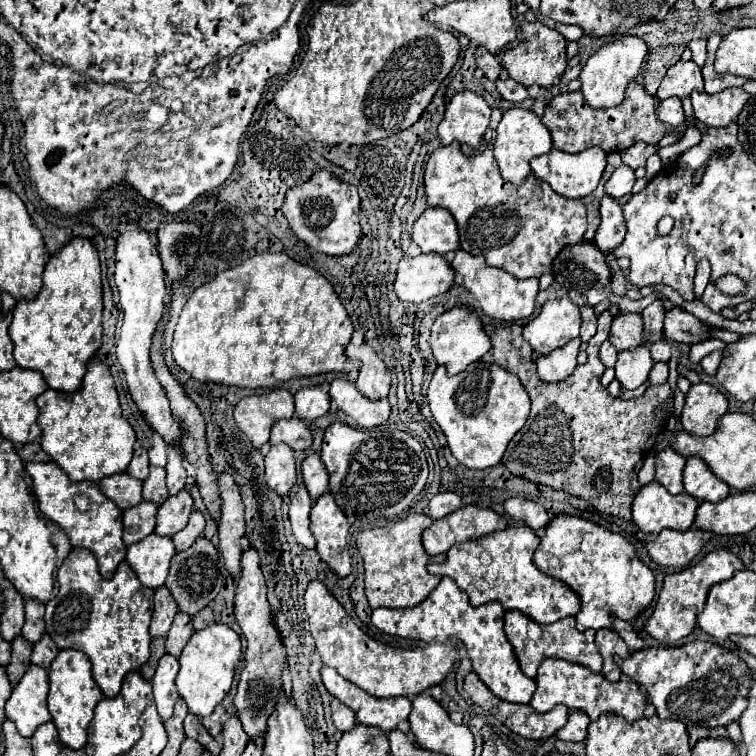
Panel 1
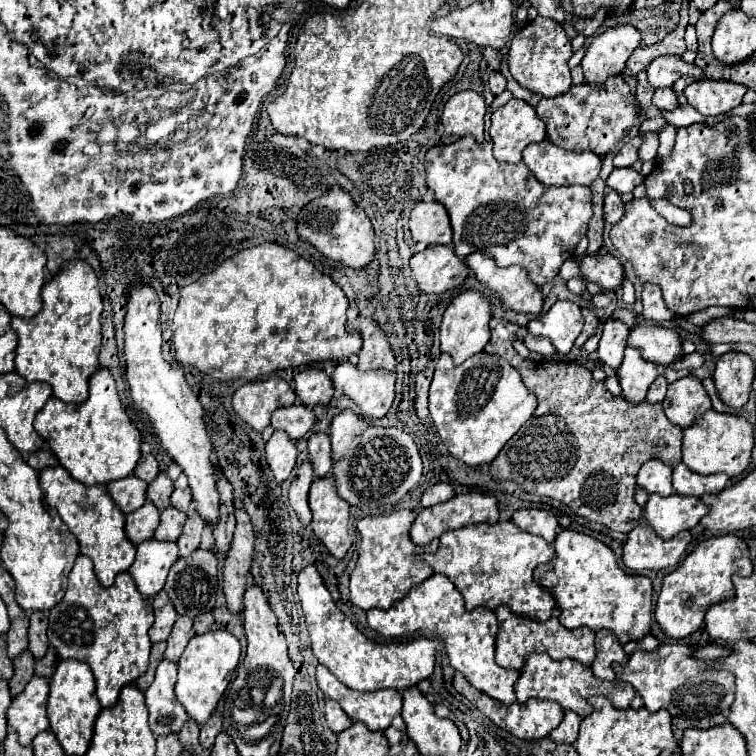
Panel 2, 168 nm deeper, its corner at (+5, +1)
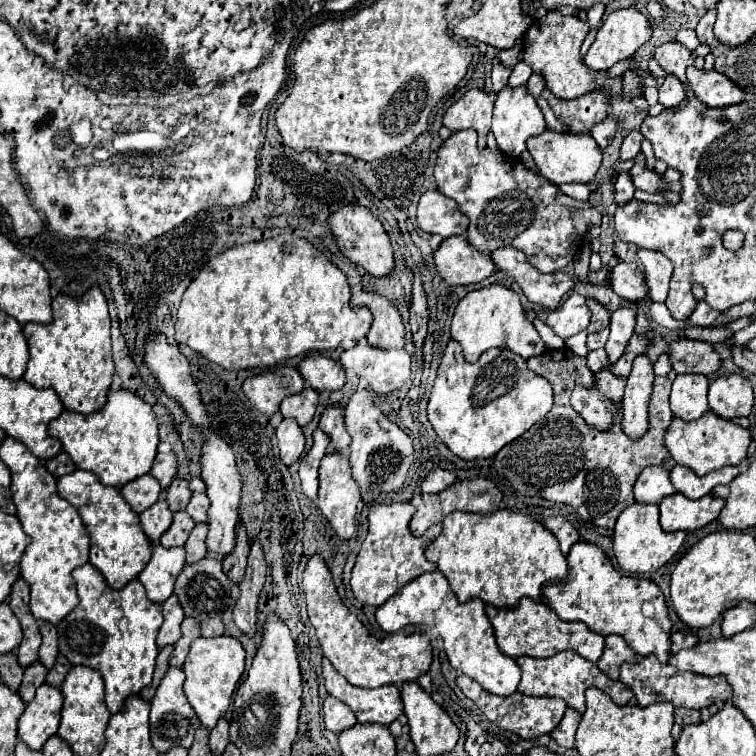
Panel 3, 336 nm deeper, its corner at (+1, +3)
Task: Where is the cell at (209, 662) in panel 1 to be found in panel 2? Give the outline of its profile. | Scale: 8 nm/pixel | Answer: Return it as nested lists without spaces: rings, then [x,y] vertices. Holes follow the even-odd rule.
[[[209,630],[207,634],[197,634],[189,640],[185,652],[179,658],[179,674],[175,684],[175,696],[187,710],[189,718],[193,718],[197,724],[205,724],[211,716],[213,708],[217,706],[219,698],[223,696],[233,670],[239,664],[241,656],[241,644],[239,640],[225,632],[225,630]]]

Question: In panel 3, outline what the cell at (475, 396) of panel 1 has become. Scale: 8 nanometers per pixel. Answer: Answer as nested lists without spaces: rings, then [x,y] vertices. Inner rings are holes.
[[[449,340],[427,402],[427,418],[443,444],[463,460],[495,456],[505,444],[525,434],[553,406],[547,378],[527,368],[525,358],[509,350],[487,350],[477,362],[467,362],[455,340]]]

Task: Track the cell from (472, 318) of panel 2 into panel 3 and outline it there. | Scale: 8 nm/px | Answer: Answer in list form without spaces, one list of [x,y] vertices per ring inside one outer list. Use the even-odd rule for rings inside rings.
[[[491,284],[487,288],[471,290],[463,300],[459,300],[451,324],[451,338],[461,344],[467,362],[475,362],[485,350],[501,346],[509,348],[511,352],[523,358],[537,356],[547,350],[533,322],[525,316],[519,294],[501,284]]]

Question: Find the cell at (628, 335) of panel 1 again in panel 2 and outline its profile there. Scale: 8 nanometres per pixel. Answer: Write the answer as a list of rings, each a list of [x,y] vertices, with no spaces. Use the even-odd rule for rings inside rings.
[[[637,324],[629,330],[627,346],[639,350],[645,360],[655,362],[659,366],[667,366],[683,356],[681,338],[675,330],[663,326]]]

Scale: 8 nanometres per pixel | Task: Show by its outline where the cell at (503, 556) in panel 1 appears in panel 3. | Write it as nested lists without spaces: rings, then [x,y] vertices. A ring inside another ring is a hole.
[[[497,510],[491,516],[451,512],[443,520],[443,532],[427,546],[425,556],[447,576],[459,602],[481,598],[499,608],[513,608],[523,596],[541,600],[541,590],[553,580],[567,576],[567,560],[555,540],[539,520]]]

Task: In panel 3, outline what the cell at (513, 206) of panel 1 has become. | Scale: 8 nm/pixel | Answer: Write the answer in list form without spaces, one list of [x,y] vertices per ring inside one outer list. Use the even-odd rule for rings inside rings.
[[[459,130],[453,132],[437,152],[437,166],[435,166],[435,180],[439,192],[453,198],[461,210],[469,216],[471,224],[467,230],[469,244],[473,244],[481,252],[493,252],[503,246],[513,246],[525,252],[527,260],[539,268],[541,272],[557,272],[565,268],[579,250],[581,242],[585,240],[585,230],[595,222],[601,222],[601,214],[591,208],[589,202],[579,202],[565,196],[555,184],[543,180],[539,174],[531,172],[523,166],[522,161],[511,156],[505,156],[501,150],[479,150],[477,148],[477,132],[475,130]]]

